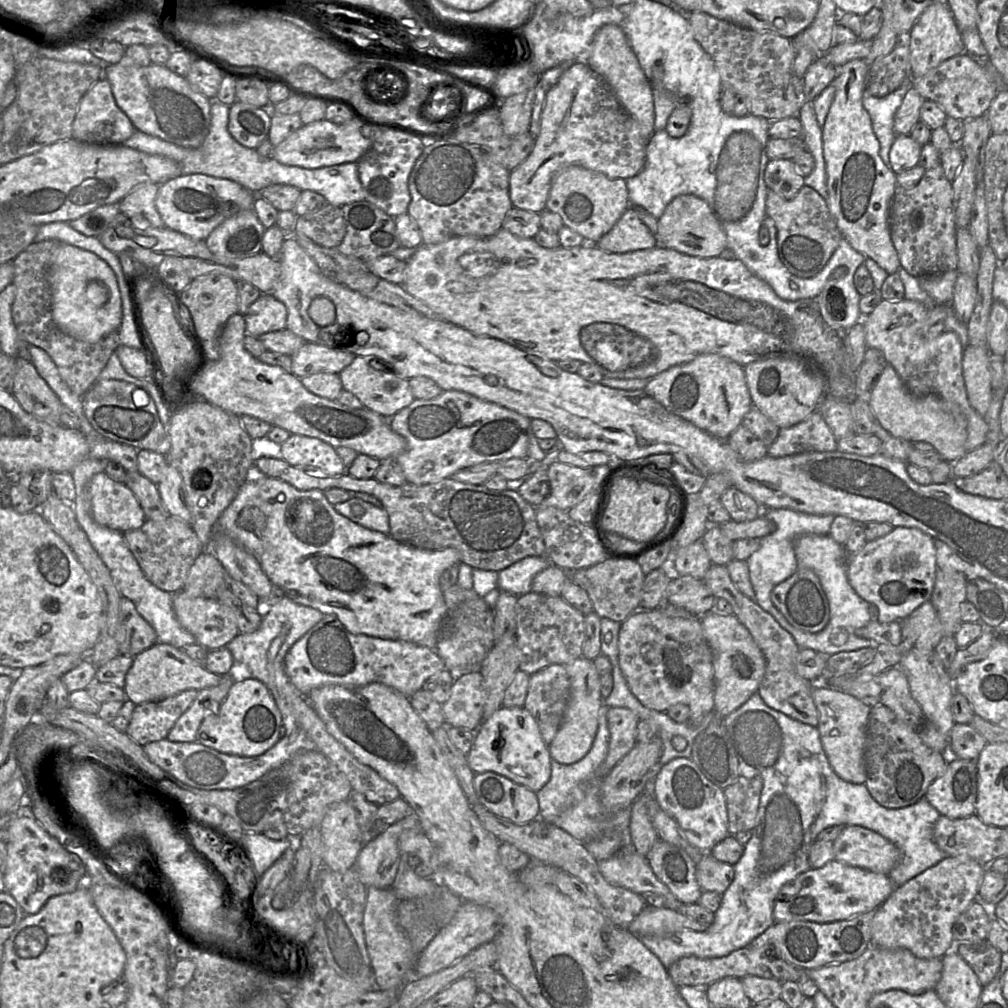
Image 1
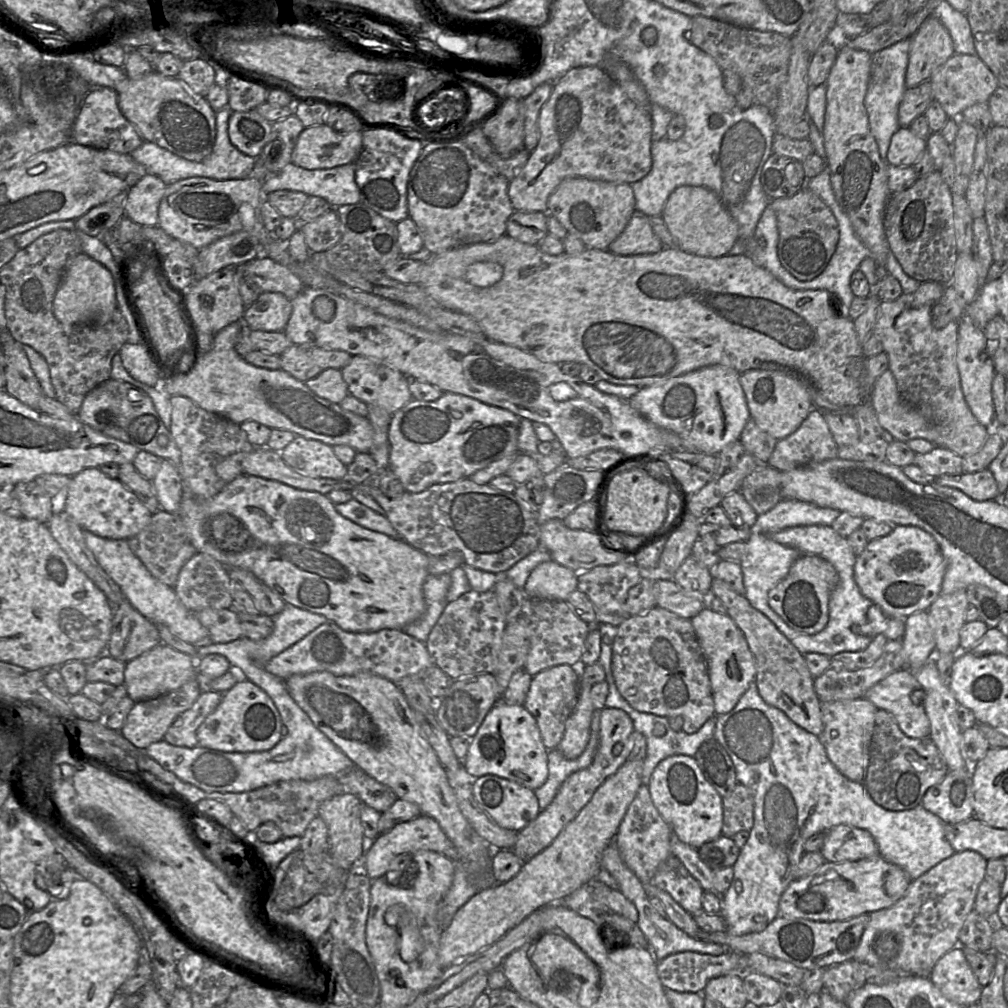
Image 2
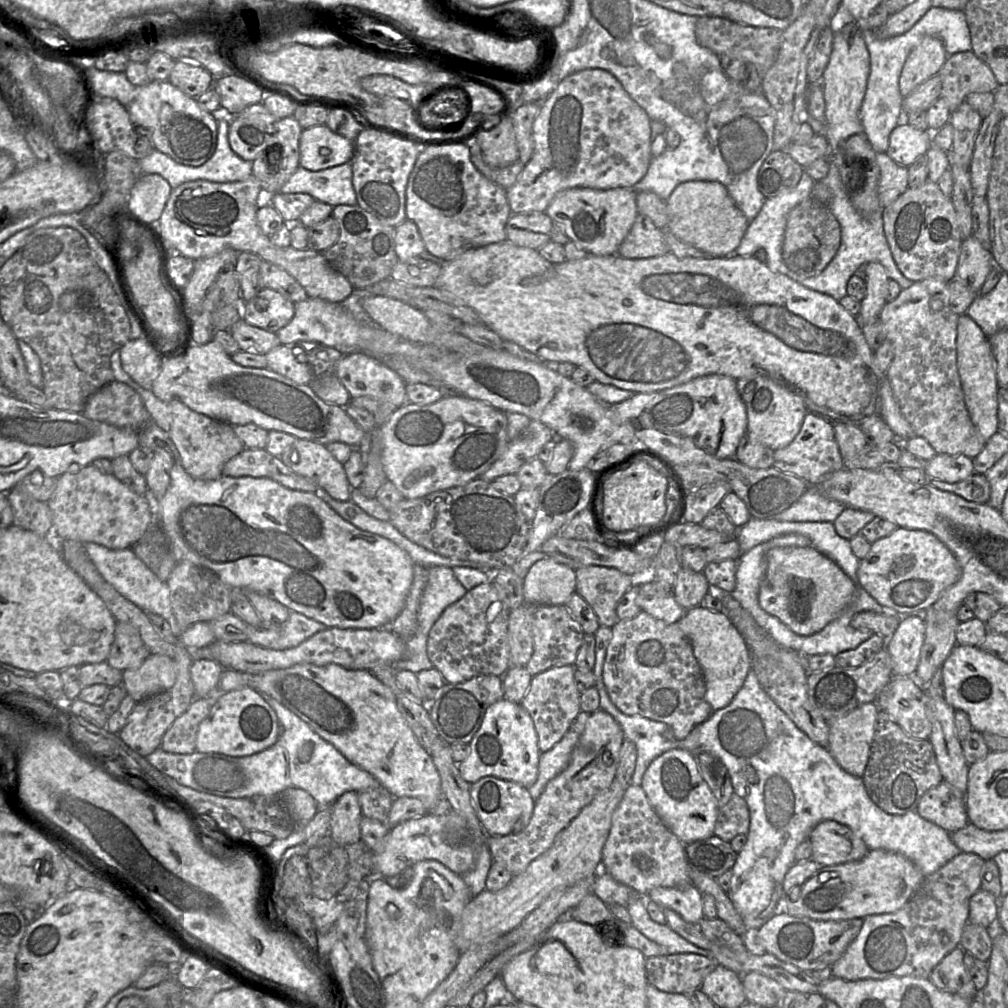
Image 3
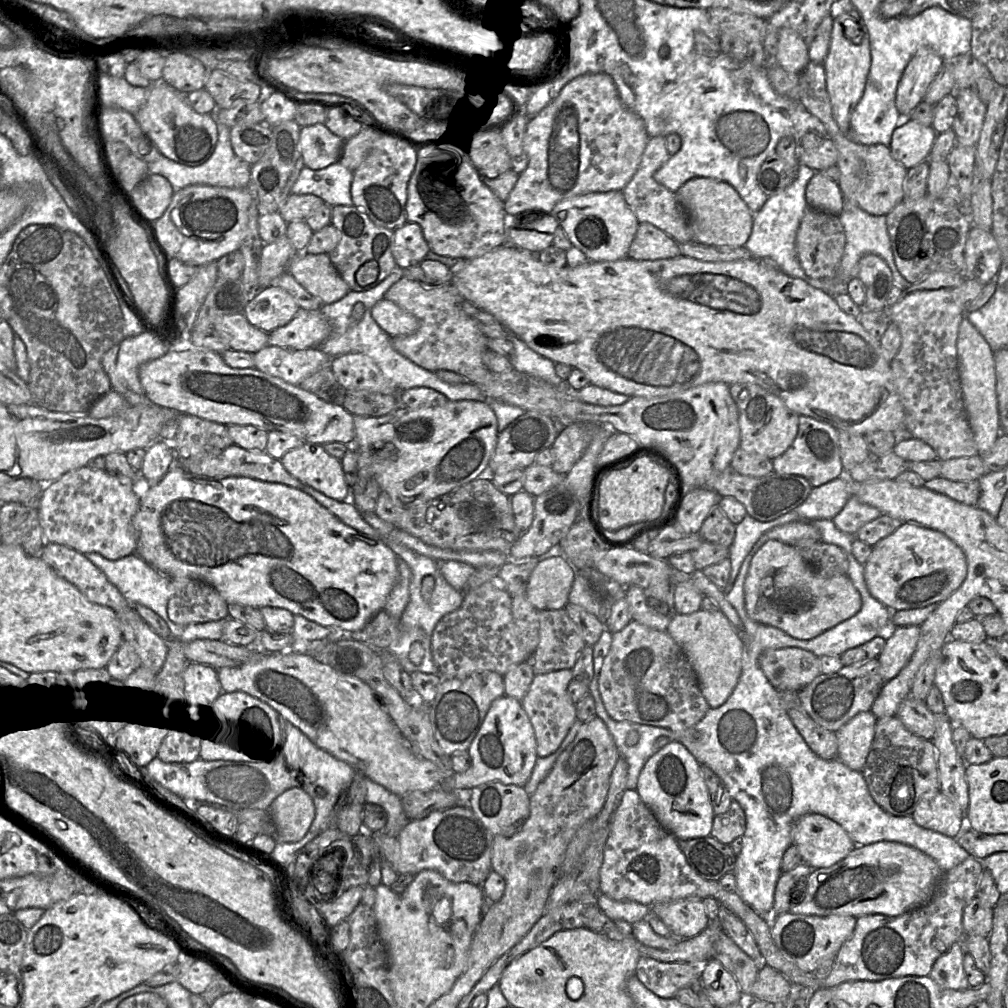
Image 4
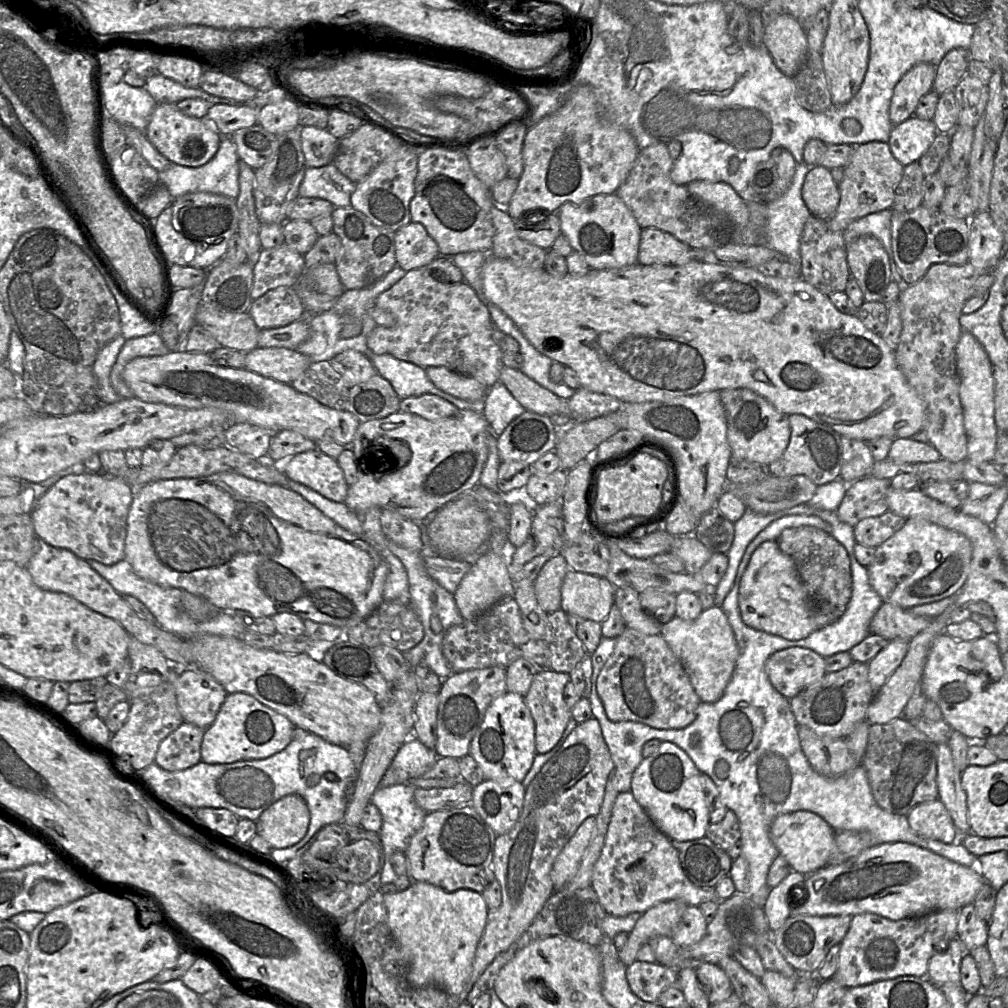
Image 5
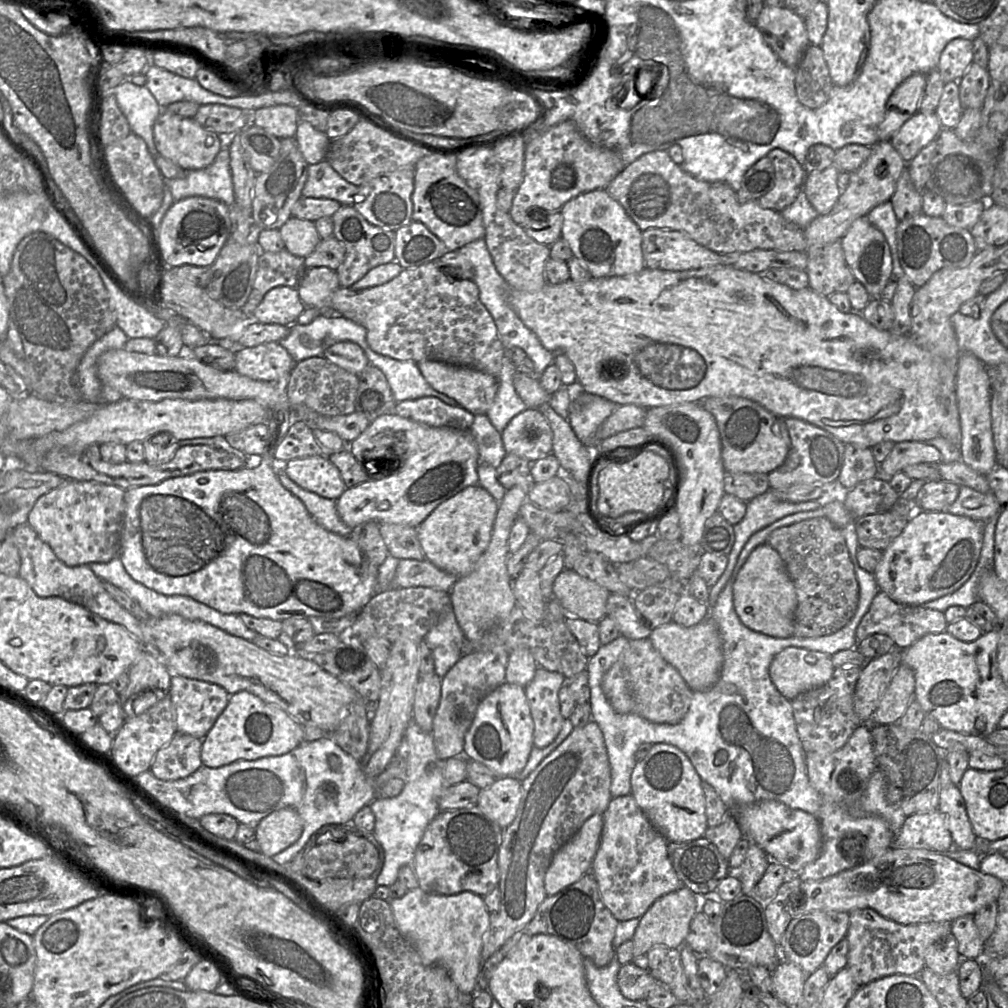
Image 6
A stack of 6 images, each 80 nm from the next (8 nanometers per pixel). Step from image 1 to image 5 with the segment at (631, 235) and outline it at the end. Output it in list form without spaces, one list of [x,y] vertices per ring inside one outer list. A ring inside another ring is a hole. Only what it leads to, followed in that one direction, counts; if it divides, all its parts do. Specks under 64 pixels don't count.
[[[641,228],[638,263],[685,265],[695,259],[693,248],[658,228]]]

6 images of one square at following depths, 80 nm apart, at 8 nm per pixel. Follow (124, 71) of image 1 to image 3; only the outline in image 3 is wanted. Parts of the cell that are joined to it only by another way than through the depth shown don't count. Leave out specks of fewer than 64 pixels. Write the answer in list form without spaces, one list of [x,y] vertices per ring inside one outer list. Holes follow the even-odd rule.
[[[152,80],[144,86],[137,86],[137,95],[133,101],[125,106],[131,122],[147,132],[154,149],[166,154],[174,161],[187,166],[200,166],[214,153],[217,143],[217,120],[209,111],[202,109],[195,98],[192,98],[168,80]]]

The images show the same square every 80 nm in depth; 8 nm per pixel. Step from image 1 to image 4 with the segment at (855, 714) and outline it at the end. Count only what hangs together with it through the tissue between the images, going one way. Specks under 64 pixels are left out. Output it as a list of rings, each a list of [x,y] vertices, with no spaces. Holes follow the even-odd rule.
[[[869,710],[858,713],[835,732],[837,758],[855,771],[863,771],[875,734],[877,718]]]

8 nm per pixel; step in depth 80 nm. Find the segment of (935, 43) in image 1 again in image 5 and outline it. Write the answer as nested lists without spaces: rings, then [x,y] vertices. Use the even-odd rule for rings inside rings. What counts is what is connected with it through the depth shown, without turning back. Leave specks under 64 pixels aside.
[[[919,63],[898,81],[889,107],[889,117],[895,126],[914,116],[921,98],[933,89],[936,66]]]

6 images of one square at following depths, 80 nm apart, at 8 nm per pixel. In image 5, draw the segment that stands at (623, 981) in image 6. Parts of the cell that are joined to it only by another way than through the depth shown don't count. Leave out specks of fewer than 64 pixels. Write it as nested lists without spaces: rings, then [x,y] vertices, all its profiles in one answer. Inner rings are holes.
[[[636,960],[626,968],[626,978],[632,992],[640,999],[657,1003],[663,990],[674,986],[679,970],[663,966],[657,962]]]

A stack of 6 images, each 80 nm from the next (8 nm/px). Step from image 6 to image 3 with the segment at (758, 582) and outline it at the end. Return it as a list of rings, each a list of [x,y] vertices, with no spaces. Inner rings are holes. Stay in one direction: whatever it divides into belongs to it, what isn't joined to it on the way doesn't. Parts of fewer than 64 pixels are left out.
[[[811,546],[775,547],[767,552],[766,561],[759,605],[798,635],[810,636],[820,632],[853,600],[855,585],[851,578],[834,561]]]

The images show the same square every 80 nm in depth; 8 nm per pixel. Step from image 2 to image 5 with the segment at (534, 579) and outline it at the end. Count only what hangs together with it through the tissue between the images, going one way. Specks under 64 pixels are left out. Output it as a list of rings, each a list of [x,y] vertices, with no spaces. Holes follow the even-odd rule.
[[[555,554],[542,567],[534,581],[540,607],[548,614],[561,608],[561,588],[569,567],[561,554]]]

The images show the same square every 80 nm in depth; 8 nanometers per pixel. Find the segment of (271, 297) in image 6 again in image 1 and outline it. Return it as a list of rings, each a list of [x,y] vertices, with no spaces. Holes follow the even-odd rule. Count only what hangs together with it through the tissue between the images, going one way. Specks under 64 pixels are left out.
[[[262,294],[244,316],[246,335],[262,334],[287,328],[287,307],[272,294]]]

